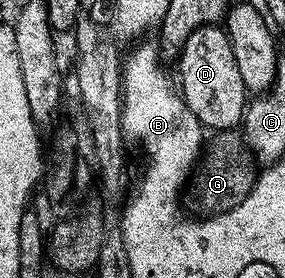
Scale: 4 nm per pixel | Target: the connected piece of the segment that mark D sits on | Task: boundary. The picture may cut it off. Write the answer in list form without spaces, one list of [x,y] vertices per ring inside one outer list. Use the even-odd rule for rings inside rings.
[[[218,24],[197,28],[184,41],[177,63],[182,99],[204,128],[216,132],[238,128],[244,120],[249,92],[243,85],[243,77],[240,76],[228,32]]]

